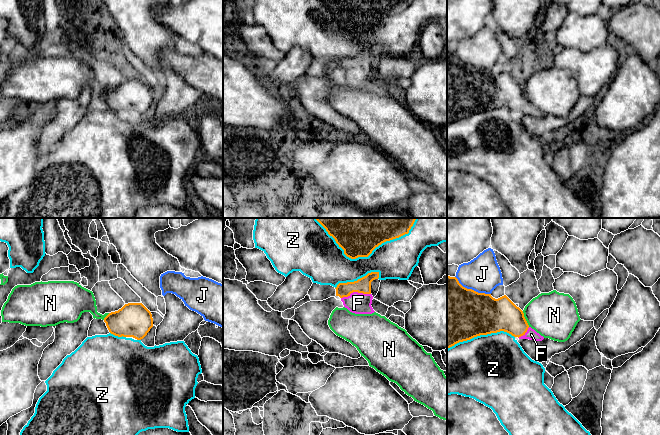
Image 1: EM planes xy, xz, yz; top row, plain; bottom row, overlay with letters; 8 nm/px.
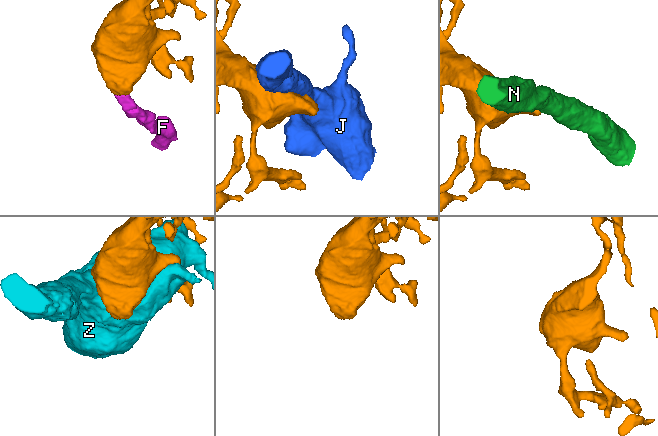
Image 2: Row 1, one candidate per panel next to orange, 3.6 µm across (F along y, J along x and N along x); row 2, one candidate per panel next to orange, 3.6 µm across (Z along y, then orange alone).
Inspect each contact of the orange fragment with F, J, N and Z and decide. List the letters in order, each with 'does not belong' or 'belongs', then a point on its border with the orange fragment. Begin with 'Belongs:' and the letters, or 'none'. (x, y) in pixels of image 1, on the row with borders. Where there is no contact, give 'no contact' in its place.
Belongs: F
F: belongs; meets orange in xz at (355, 291)
J: does not belong; meets orange in yz at (471, 289)
N: does not belong; meets orange in yz at (525, 319)
Z: does not belong; meets orange in xz at (365, 256)

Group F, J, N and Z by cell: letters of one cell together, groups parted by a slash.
F / J / N / Z

